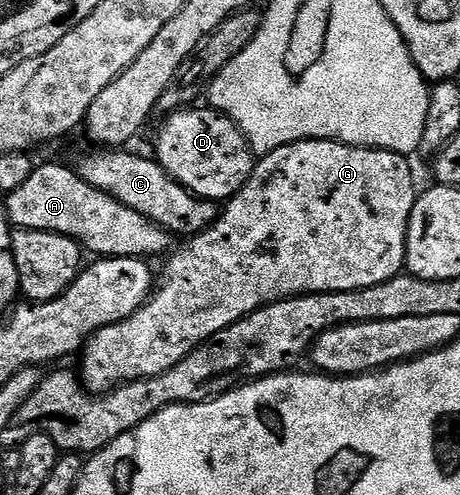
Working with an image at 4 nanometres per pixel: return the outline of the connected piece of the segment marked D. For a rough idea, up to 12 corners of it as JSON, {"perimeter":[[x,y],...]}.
{"perimeter":[[227,116],[165,117],[158,165],[202,200],[248,182],[250,143]]}

